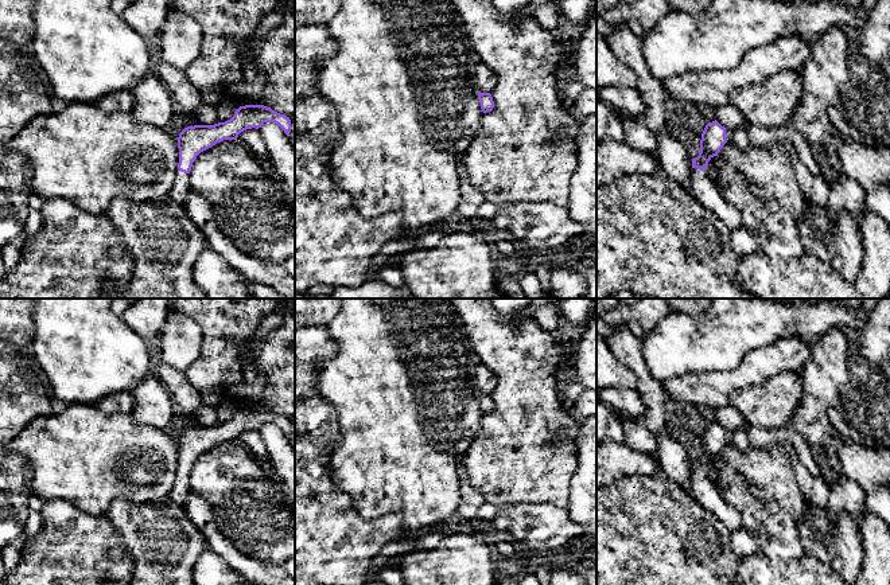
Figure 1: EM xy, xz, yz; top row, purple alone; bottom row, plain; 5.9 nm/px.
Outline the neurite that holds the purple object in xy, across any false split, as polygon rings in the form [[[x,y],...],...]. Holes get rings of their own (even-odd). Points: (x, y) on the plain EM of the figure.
[[[245,406],[236,410],[234,417],[214,426],[191,426],[184,429],[178,438],[179,464],[176,479],[168,499],[180,507],[186,507],[189,496],[189,480],[197,457],[224,441],[237,441],[246,430],[259,430],[264,424],[277,425],[288,437],[291,432],[289,418],[280,416],[264,406]]]

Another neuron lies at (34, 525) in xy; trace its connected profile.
[[[31,511],[24,523],[26,537],[35,537],[43,530],[43,518],[40,511]]]

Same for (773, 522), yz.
[[[727,442],[718,455],[718,469],[730,467],[747,484],[730,484],[724,488],[716,481],[714,488],[726,503],[732,506],[742,516],[742,527],[754,538],[755,543],[769,558],[790,562],[804,557],[804,547],[798,538],[798,523],[807,508],[807,499],[801,492],[793,471],[796,451],[789,444],[778,444],[769,448],[753,448],[739,451]]]

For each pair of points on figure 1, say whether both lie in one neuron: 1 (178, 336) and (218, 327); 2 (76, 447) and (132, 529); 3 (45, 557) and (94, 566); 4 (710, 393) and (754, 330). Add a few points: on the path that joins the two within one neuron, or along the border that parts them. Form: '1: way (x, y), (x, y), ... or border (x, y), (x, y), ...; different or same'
1: border (178, 312), (202, 332), (194, 362); different
2: border (144, 502), (116, 498), (103, 515); different
3: way (57, 561), (82, 561); same
4: border (753, 351), (731, 369), (695, 373); different

